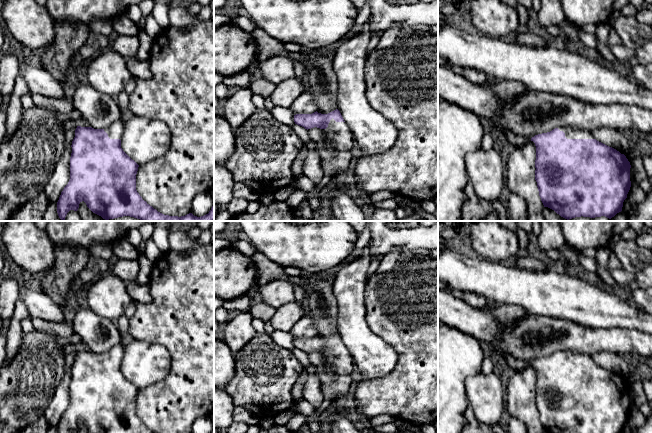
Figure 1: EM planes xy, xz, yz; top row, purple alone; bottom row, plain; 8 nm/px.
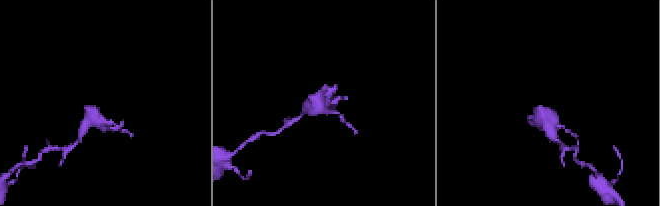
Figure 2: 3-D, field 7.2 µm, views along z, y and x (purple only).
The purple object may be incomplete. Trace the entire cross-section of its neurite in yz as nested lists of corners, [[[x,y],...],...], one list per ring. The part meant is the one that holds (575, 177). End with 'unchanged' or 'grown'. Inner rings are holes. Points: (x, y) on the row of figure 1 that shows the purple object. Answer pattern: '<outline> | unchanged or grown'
[[[564,126],[535,135],[531,141],[536,146],[535,180],[544,207],[554,210],[569,220],[575,217],[601,217],[609,219],[622,211],[623,202],[631,187],[630,162],[624,154],[597,141],[590,131]]] | grown

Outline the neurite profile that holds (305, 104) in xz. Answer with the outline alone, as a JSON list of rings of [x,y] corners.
[[[306,90],[291,105],[293,114],[312,114],[317,111],[317,105],[310,91]]]

